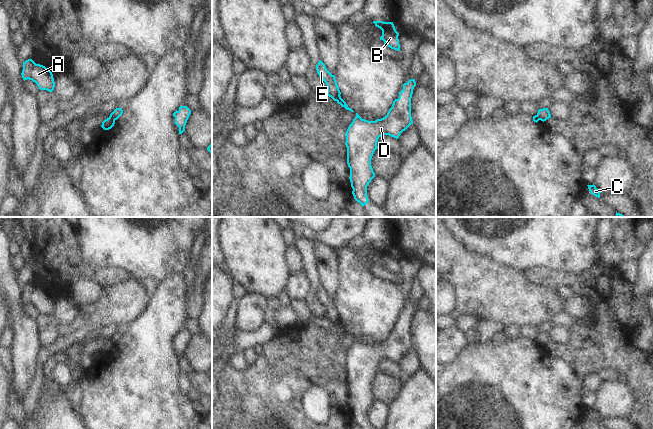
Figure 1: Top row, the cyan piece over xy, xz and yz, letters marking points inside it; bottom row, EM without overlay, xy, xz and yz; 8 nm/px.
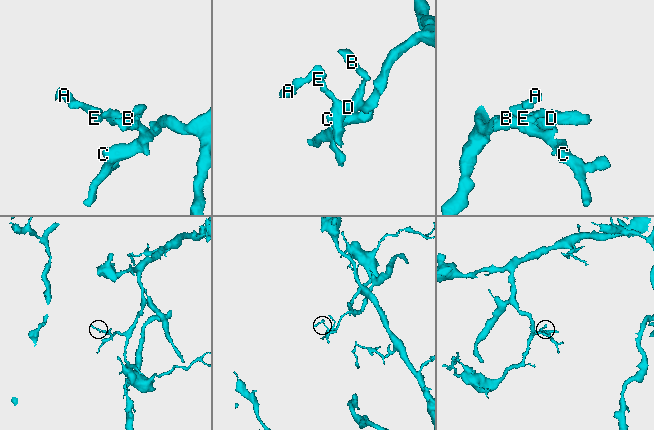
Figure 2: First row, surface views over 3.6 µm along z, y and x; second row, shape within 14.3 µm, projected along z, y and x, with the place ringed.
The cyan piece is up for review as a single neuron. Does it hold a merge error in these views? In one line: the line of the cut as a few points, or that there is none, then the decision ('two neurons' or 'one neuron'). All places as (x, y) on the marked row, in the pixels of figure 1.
cut xy (110, 114), (115, 119); two neurons

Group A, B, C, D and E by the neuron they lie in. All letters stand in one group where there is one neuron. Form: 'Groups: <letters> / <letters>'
Groups: A E / B C D

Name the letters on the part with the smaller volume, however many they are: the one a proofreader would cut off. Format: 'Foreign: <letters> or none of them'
Foreign: A, E

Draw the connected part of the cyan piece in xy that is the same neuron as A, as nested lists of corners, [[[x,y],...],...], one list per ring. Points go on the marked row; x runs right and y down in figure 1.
[[[32,59],[23,62],[22,70],[23,80],[32,80],[37,84],[40,90],[52,92],[55,87],[53,74],[45,66],[36,64]]]

